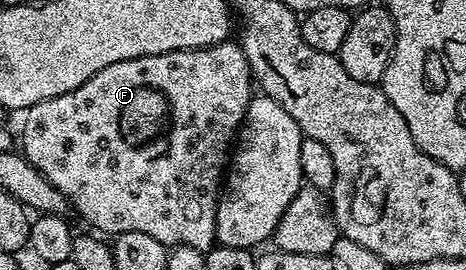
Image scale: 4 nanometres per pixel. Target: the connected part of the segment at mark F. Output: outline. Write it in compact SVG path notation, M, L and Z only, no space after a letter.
M237 42L213 43L211 47L200 49L184 49L172 53L156 53L148 57L136 57L128 61L116 61L116 65L108 65L108 69L100 69L96 77L88 77L80 89L72 89L72 93L60 93L60 97L48 97L48 101L40 101L26 108L22 119L22 139L20 135L20 153L34 166L60 193L64 193L67 204L74 207L91 223L93 230L113 237L120 233L145 233L155 241L160 241L166 248L191 247L203 253L216 243L216 209L218 197L224 187L224 172L236 143L238 128L248 109L252 98L252 76L248 57L244 57L241 46Z

